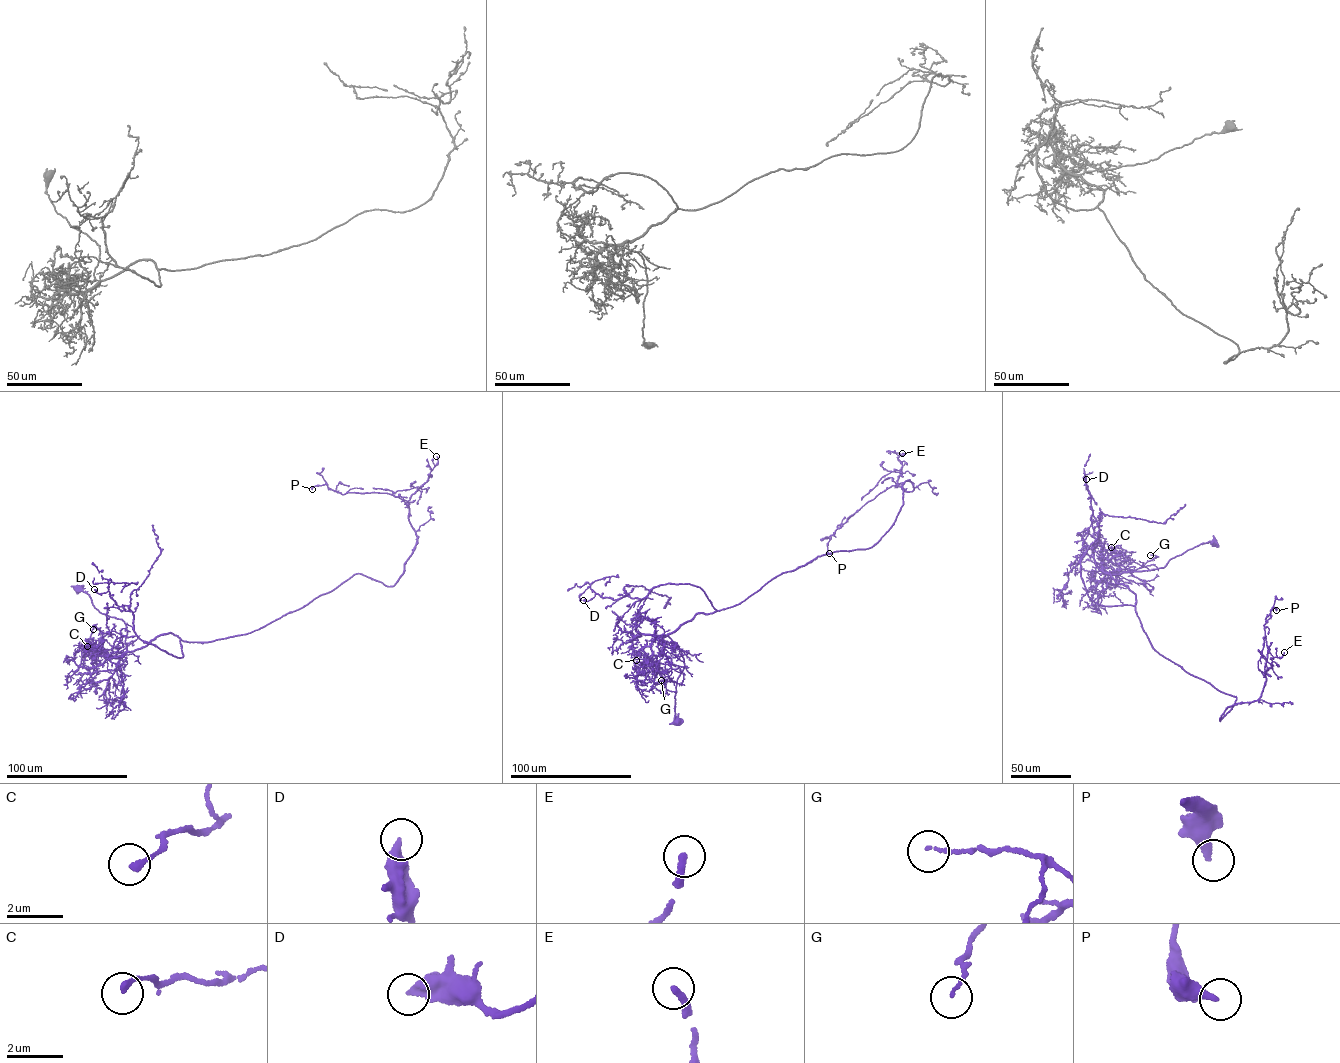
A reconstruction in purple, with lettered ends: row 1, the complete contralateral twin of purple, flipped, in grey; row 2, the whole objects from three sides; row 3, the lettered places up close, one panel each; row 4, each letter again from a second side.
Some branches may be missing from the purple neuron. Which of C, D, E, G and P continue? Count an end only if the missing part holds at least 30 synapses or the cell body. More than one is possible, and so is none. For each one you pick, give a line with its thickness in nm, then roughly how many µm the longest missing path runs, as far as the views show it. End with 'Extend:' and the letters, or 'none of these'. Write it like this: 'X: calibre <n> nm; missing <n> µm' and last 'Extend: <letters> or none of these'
E: calibre 240 nm; missing 15 µm
Extend: E

